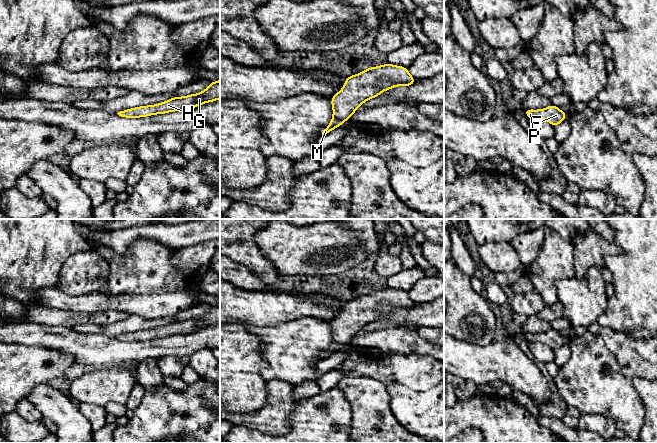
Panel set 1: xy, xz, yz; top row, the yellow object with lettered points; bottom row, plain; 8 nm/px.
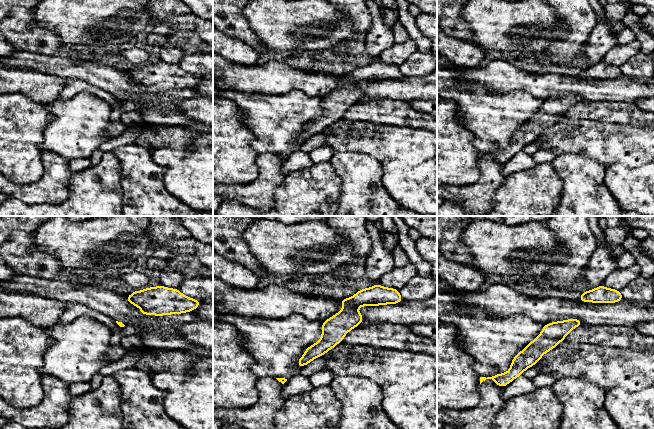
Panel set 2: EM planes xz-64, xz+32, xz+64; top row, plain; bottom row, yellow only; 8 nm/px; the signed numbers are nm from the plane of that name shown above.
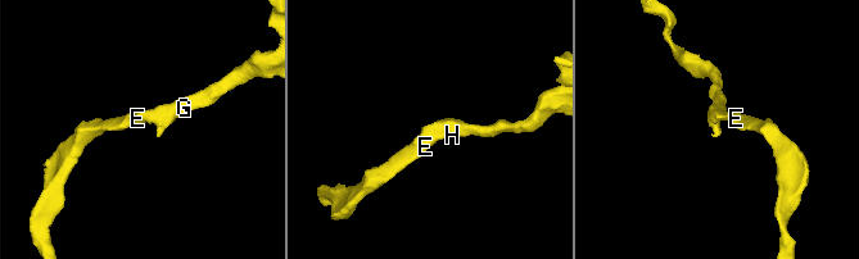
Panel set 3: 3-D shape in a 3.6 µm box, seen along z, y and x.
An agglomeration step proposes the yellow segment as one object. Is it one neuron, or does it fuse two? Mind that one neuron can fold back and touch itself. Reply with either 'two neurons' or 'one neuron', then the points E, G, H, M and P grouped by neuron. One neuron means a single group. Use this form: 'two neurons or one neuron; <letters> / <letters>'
one neuron; E G H M P

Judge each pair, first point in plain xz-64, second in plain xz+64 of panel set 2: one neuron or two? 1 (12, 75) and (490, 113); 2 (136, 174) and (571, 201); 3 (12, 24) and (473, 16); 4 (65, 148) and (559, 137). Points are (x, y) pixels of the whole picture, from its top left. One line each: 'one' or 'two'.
1: two
2: one
3: two
4: two

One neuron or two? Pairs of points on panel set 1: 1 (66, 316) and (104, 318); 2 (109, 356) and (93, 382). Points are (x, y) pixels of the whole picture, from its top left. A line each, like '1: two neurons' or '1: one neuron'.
1: one neuron
2: two neurons

